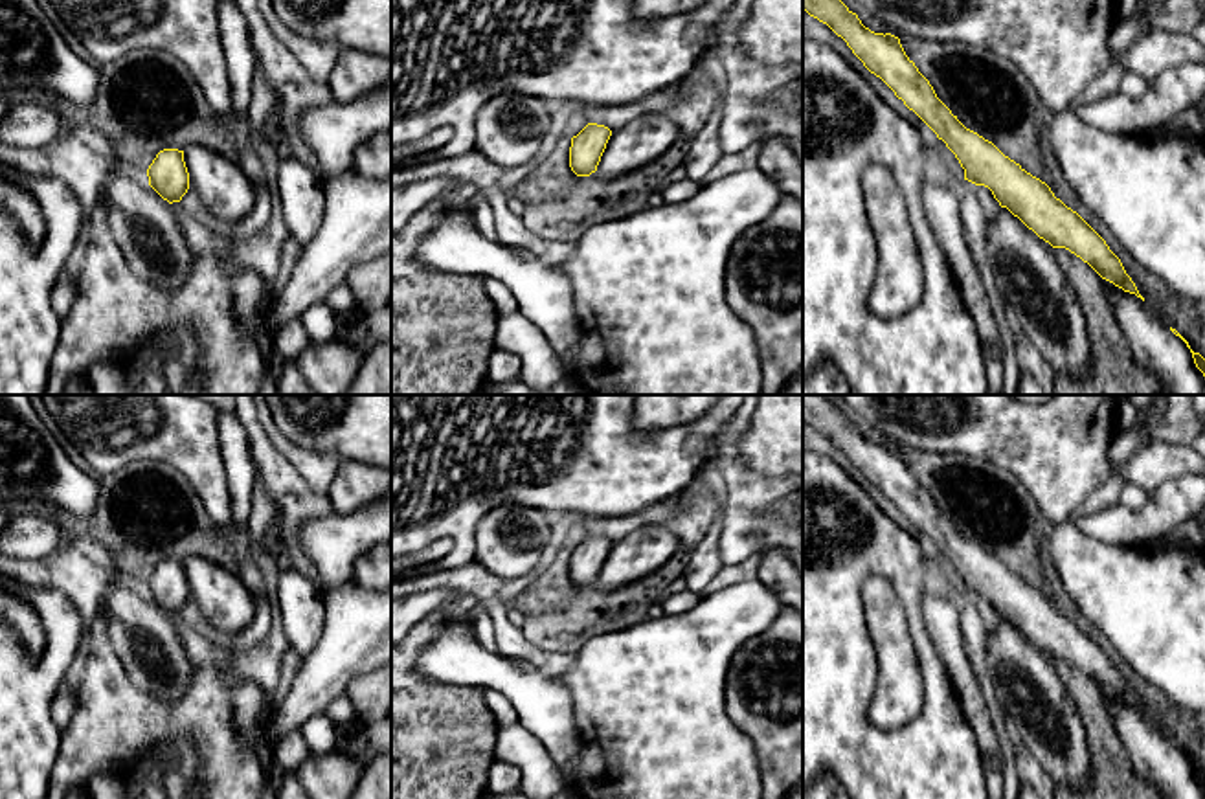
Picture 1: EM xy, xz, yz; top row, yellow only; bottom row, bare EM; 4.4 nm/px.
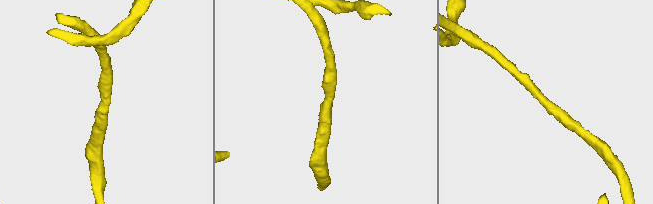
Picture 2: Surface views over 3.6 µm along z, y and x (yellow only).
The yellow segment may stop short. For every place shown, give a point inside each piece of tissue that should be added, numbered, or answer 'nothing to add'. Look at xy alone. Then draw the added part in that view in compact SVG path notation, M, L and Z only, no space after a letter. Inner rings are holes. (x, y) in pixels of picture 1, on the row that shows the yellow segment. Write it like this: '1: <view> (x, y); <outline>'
1: xy (225, 190); M202 145L186 149L184 162L189 173L189 187L211 215L237 220L250 213L255 189L239 165Z

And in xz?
1: xz (643, 140); M645 114L612 132L597 174L614 180L645 167L665 154L678 136L678 127L667 116Z

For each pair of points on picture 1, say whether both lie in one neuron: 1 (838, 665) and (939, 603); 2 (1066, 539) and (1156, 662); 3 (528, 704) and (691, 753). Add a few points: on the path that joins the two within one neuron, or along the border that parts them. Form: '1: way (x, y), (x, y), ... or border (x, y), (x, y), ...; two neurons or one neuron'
1: border (930, 585), (923, 597), (923, 619), (939, 652); two neurons
2: way (1092, 570), (1152, 630); one neuron
3: border (555, 678), (570, 695), (579, 759); two neurons

